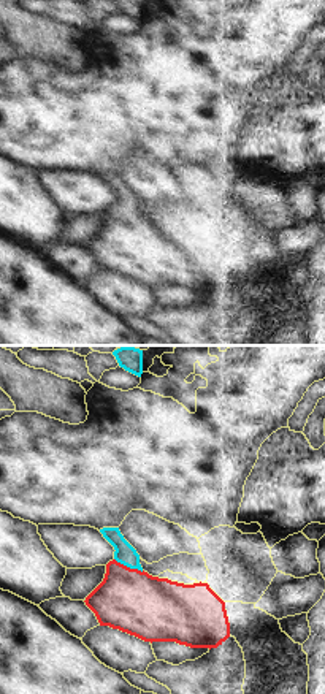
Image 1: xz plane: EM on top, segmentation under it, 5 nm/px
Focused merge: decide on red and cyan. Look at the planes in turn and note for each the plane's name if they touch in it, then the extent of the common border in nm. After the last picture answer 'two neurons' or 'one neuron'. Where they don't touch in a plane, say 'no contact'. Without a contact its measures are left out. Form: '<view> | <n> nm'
xz | 170 nm

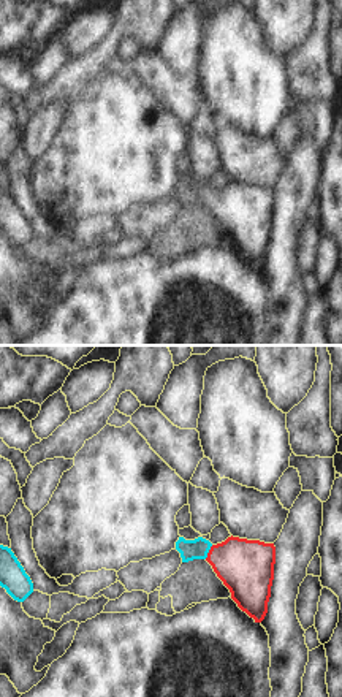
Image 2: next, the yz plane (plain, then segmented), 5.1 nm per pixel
yz | 80 nm

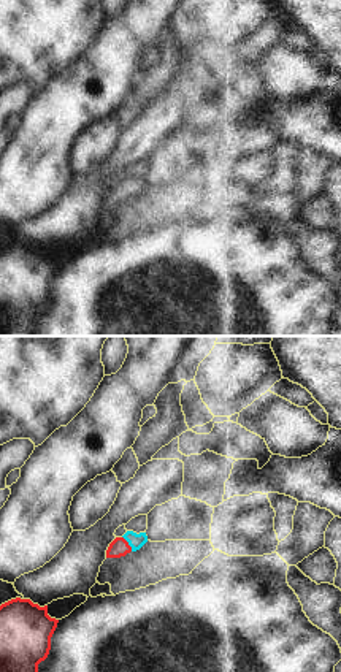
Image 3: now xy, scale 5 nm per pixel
xy | 90 nm

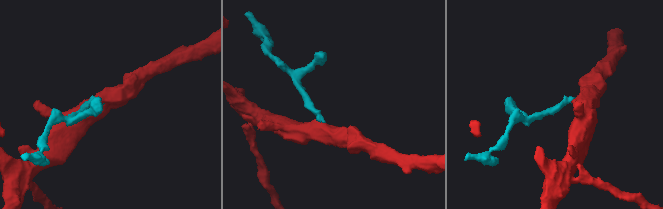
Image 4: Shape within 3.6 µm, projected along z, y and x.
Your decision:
one neuron

